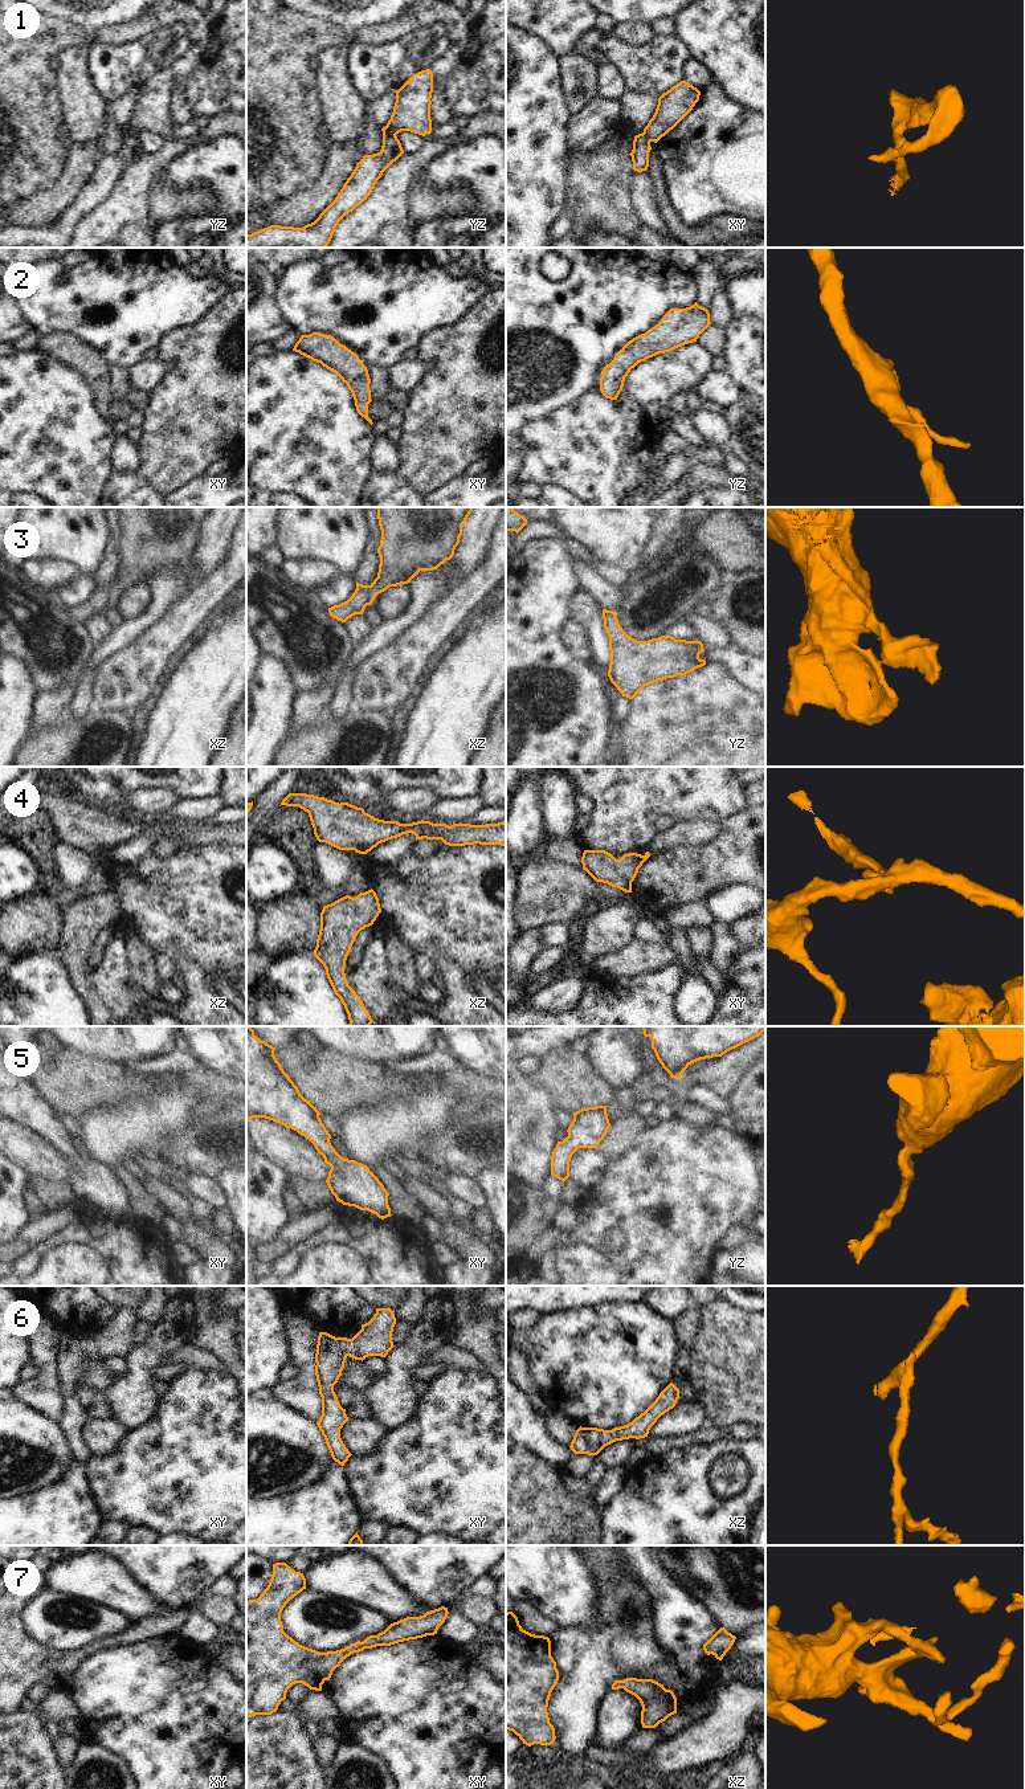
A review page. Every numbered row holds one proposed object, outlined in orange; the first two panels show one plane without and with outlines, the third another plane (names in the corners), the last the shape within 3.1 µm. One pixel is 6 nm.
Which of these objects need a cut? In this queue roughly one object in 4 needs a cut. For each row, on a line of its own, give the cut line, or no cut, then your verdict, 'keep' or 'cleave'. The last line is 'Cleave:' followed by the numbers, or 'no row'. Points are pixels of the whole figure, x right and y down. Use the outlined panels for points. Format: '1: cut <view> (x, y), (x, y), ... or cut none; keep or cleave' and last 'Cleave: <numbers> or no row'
1: cut yz (383, 134), (395, 137); cleave
2: cut none; keep
3: cut none; keep
4: cut none; keep
5: cut none; keep
6: cut none; keep
7: cut none; keep
Cleave: 1

